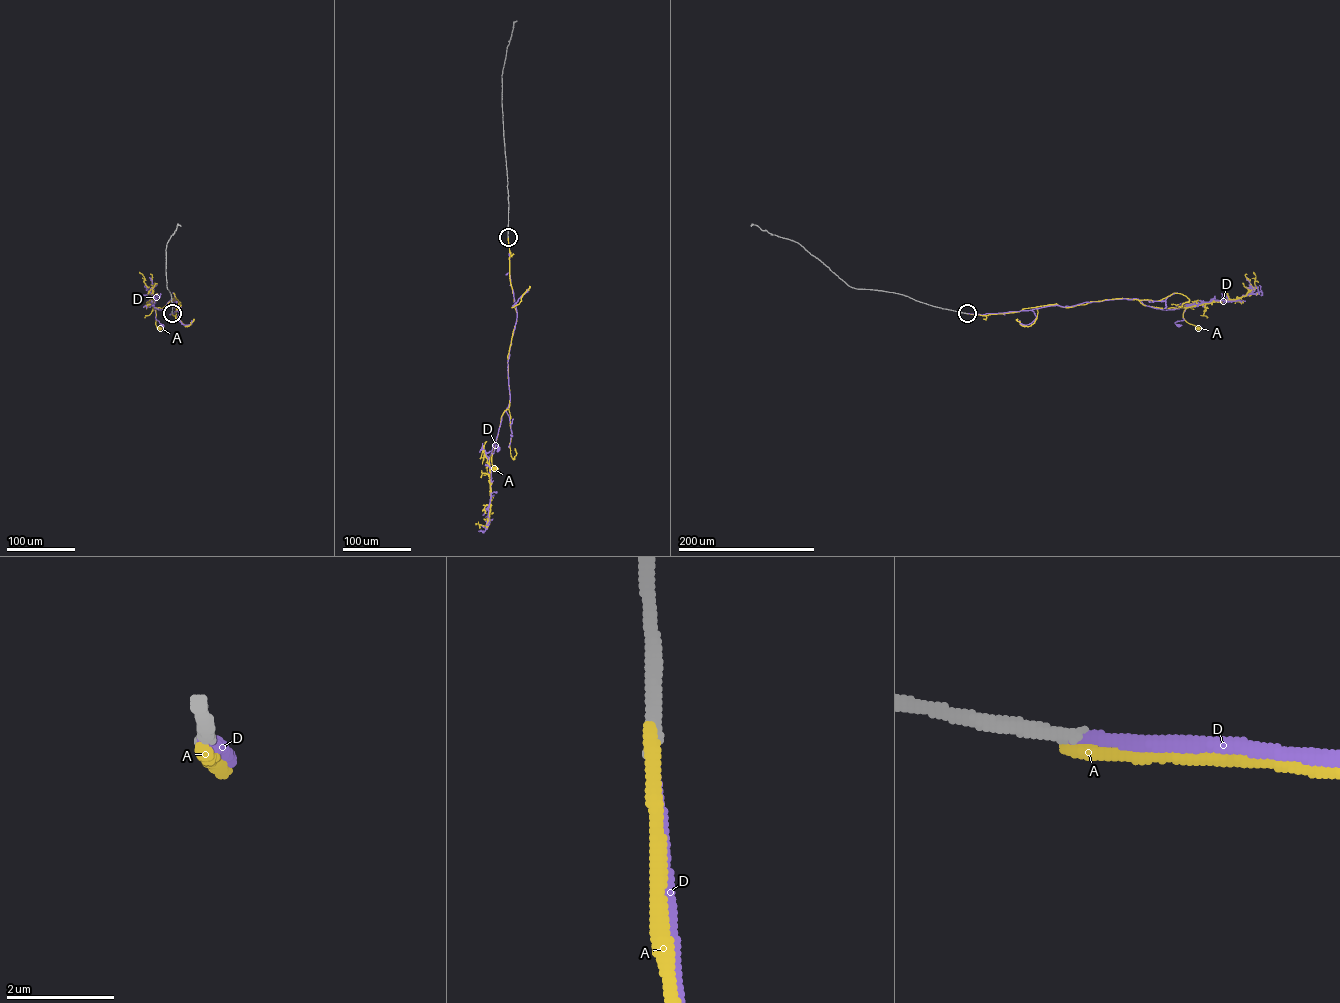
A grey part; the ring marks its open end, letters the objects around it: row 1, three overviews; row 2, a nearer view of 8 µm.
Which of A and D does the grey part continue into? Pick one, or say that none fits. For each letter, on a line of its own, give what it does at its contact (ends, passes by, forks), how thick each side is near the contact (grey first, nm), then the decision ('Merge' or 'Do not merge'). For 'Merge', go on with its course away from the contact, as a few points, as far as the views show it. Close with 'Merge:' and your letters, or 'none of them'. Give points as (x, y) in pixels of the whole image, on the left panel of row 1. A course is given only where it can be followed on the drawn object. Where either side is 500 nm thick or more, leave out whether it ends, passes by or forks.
A: It ends there. Thickness 280 nm (grey) against 260 nm. Do not merge
D: It ends there. Thickness 280 nm (grey) against 200 nm. Merge. Its course: (172, 313), (181, 307), (175, 306), (174, 298), (161, 310), (154, 307), (155, 318), (162, 325)
Merge: D

